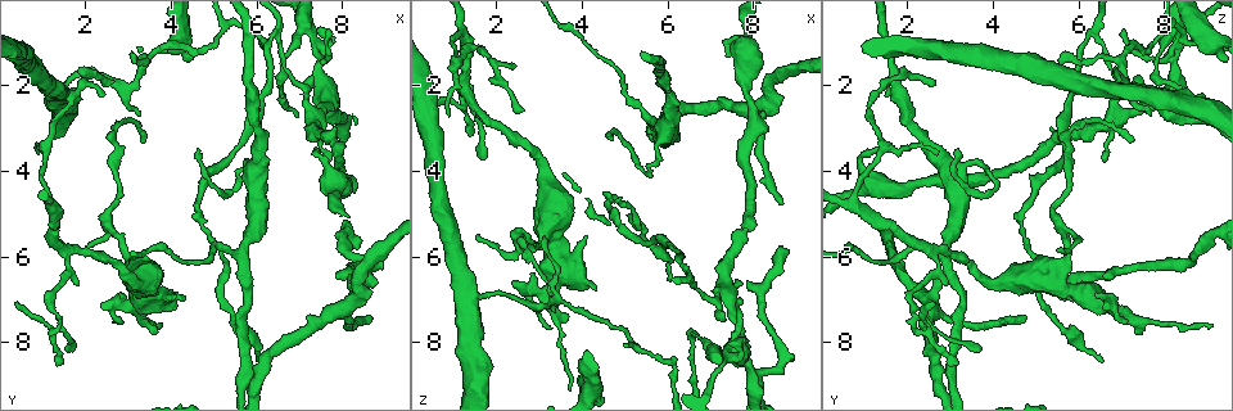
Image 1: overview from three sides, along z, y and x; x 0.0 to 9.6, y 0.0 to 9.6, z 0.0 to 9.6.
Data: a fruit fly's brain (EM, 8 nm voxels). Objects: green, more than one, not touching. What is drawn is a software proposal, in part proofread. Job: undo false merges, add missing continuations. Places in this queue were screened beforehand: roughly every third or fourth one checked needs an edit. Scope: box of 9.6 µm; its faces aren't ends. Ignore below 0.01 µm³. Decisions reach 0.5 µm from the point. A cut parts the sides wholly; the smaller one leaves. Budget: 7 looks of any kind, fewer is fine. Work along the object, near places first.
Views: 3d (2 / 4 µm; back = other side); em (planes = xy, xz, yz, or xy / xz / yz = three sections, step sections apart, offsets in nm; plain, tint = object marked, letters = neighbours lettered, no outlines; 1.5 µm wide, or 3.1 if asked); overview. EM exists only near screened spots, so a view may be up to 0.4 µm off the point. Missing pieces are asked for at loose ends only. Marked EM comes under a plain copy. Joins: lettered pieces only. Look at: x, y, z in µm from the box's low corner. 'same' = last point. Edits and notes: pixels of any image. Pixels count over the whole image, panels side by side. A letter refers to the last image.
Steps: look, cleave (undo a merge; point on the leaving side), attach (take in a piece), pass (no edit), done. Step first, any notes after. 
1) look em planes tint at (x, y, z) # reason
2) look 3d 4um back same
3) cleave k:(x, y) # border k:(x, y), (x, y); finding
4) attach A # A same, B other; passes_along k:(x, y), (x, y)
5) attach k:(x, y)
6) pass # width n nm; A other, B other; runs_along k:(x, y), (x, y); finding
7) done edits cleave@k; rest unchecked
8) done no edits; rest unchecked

look 3d 4um at (7.45, 1.40, 8.25) # sharp bend

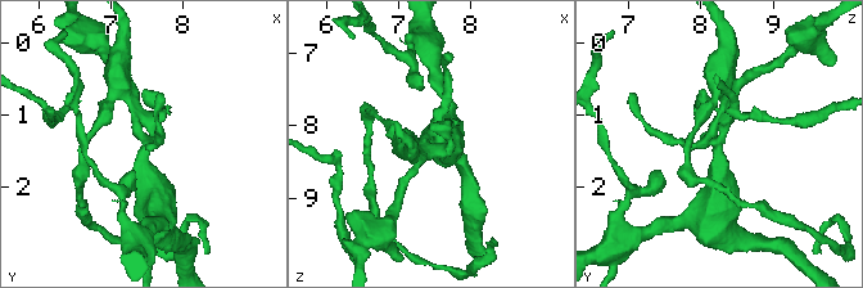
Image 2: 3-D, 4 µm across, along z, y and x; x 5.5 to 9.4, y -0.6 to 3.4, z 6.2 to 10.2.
look em xz step 4 tint at (7.45, 1.45, 8.25) # arms 4

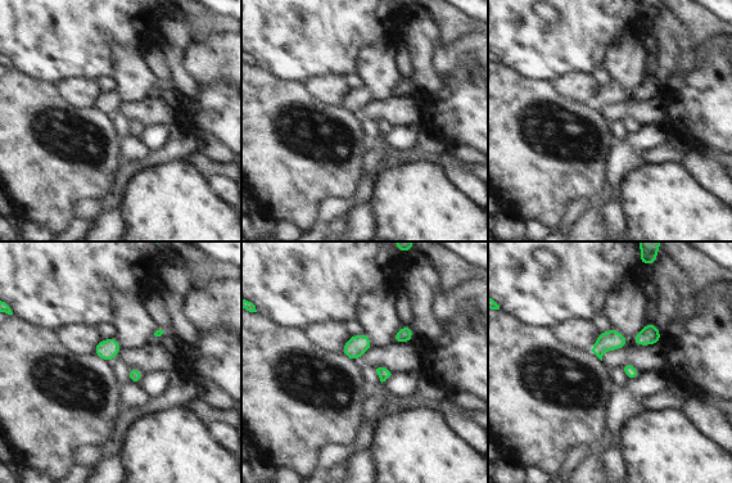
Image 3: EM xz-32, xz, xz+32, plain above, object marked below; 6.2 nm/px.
look em planes letters same # another direction

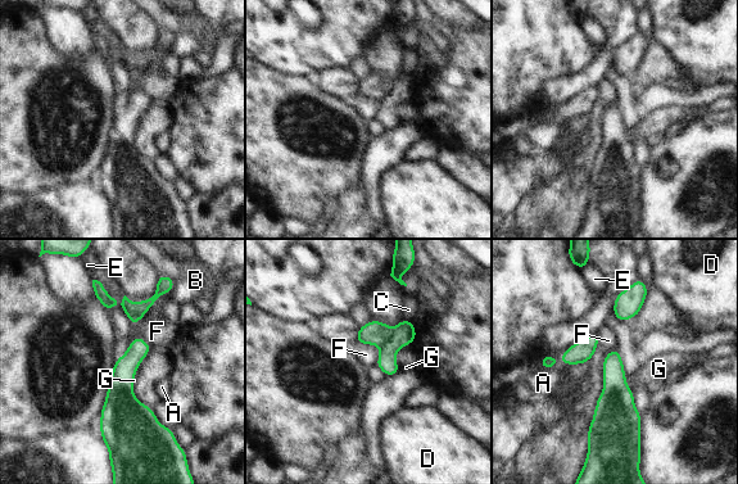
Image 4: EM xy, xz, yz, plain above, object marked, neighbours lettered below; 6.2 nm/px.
cleave 4:(375, 333) # width 110 nm; A other, B other, C other, D other, E other, F other, G other; a second cell is stuck on

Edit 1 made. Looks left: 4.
look em planes tint at (7.35, 3.55, 1.30) # an open end

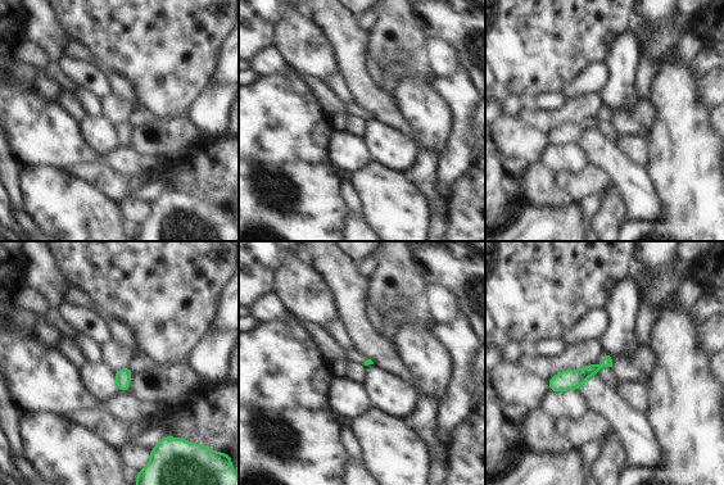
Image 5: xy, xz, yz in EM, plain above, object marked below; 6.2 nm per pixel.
look em planes letters same # what lies round it

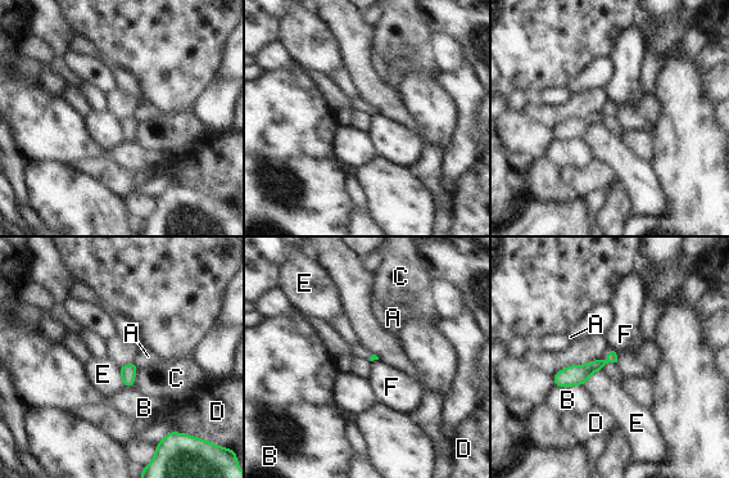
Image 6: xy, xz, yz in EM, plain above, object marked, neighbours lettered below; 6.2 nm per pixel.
pass # A other, B other, C other, D other, E other, F other; runs_along 6:(614, 357), (579, 374), (555, 379); no lettered piece goes on from it

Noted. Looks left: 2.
look em planes tint at (7.35, 2.65, 6.80) # four arms meet

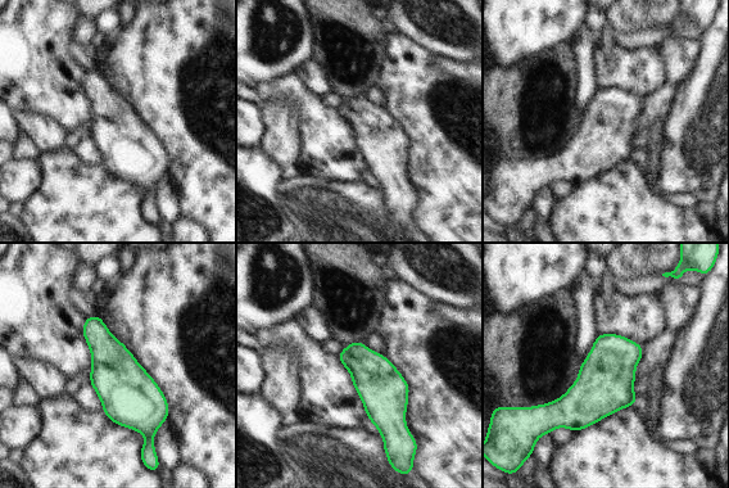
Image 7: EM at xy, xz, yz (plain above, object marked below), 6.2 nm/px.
look em planes letters same # see the neighbours

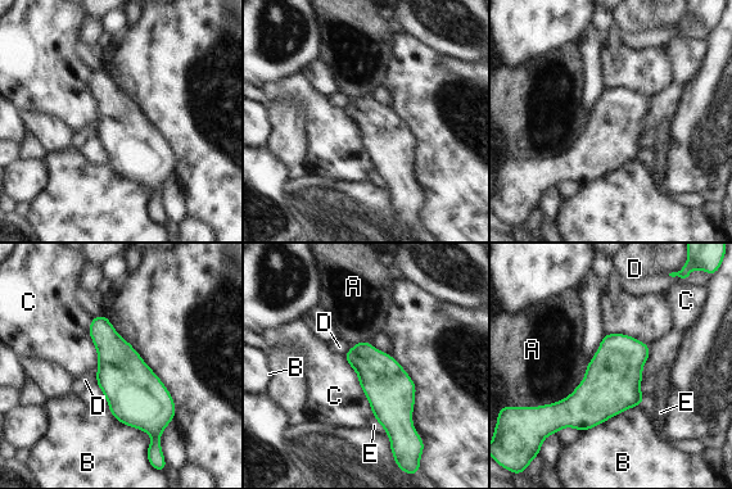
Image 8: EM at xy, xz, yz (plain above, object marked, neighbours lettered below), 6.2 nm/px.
pass # A other, B other, C other, D other, E other; border 8:(343, 356), (355, 371), (373, 415); one cell here

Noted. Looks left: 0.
done edits cleave@4; rest unchecked

